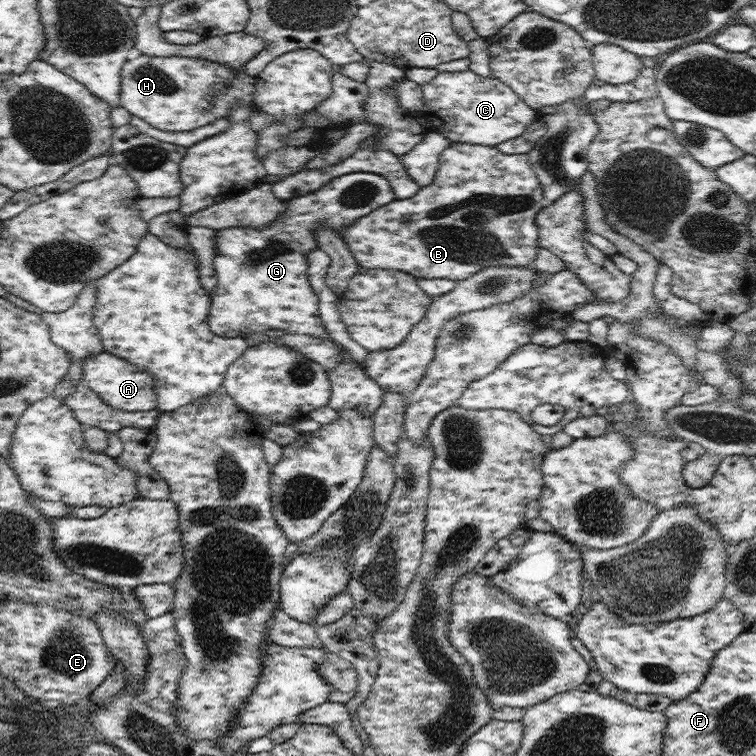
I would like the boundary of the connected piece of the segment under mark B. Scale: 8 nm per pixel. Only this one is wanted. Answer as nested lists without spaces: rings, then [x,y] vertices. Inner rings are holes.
[[[452,142],[440,155],[436,176],[434,176],[434,180],[428,186],[420,187],[418,192],[409,199],[394,199],[383,207],[369,212],[366,216],[358,218],[345,230],[343,239],[345,244],[347,244],[349,252],[353,254],[353,257],[359,263],[359,267],[393,268],[394,270],[407,272],[407,274],[416,278],[447,278],[458,282],[466,280],[474,275],[475,272],[480,272],[491,266],[529,266],[537,257],[540,249],[536,215],[543,209],[546,203],[542,185],[530,164],[528,155],[507,155],[500,152],[496,146]]]

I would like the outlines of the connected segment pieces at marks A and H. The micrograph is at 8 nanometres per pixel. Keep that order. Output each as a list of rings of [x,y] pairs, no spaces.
[[[100,352],[86,357],[82,363],[82,375],[88,389],[93,390],[108,406],[126,412],[149,411],[157,407],[157,390],[154,388],[154,376],[144,368],[129,363],[119,356]]]
[[[142,53],[123,64],[120,104],[133,117],[144,120],[151,127],[184,132],[227,118],[236,103],[252,108],[256,81],[256,76],[250,76],[243,67],[227,67],[203,58]]]

